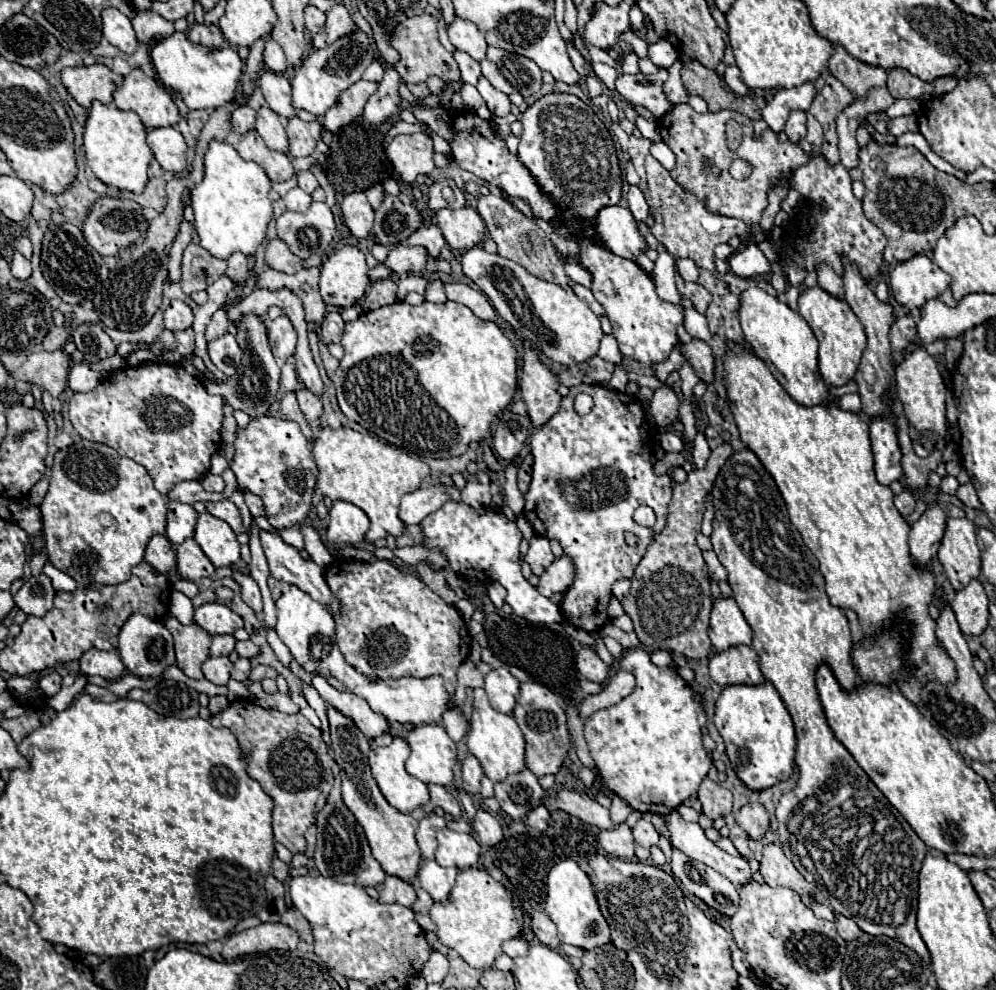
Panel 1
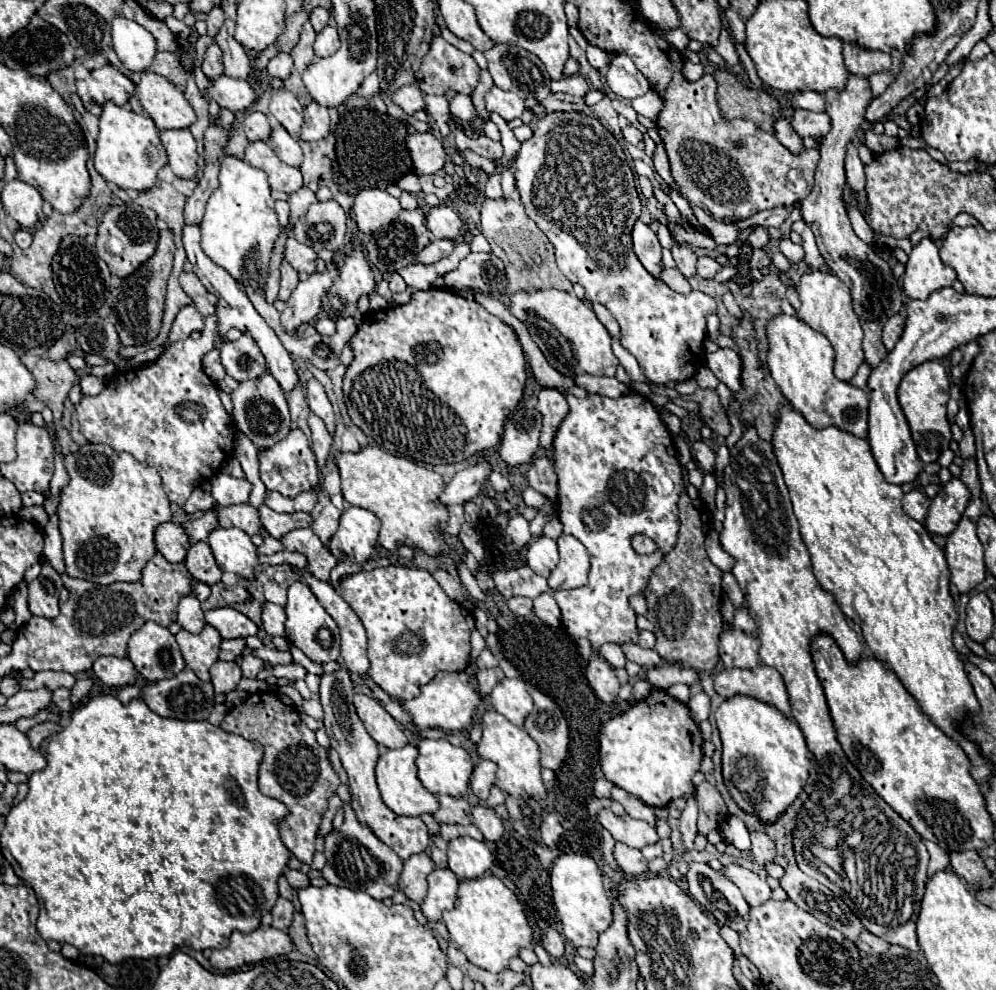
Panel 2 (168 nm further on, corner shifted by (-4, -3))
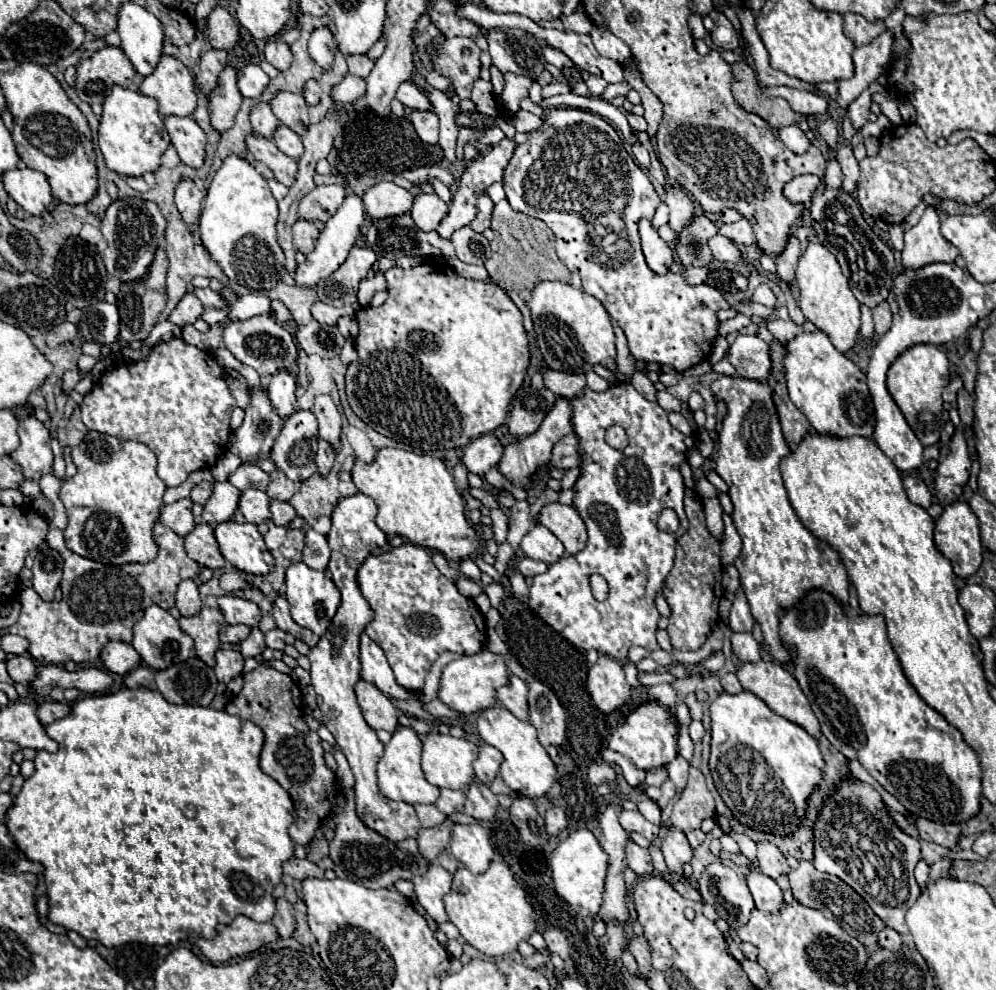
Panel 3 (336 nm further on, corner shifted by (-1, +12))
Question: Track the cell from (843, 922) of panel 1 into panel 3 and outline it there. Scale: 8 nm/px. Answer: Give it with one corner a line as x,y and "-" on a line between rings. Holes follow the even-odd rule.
884,928
884,930
880,932
880,936
878,936
878,944
880,944
882,948
886,948
886,950
896,952
896,950
902,948
902,938
900,938
900,934
898,934
896,930

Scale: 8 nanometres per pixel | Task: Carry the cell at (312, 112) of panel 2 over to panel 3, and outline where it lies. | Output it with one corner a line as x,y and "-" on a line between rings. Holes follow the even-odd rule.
308,80
304,84
304,100
306,100
306,104
316,106
320,102
320,96
322,96
322,88
318,86
318,82
316,80

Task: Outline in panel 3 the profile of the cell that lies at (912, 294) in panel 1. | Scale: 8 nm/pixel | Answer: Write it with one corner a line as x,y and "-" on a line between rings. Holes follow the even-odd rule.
926,208
920,222
904,232
904,250
902,260
904,268
916,270
924,268
924,264
934,262
954,262
958,256
958,248
952,246
940,234
940,216
934,208

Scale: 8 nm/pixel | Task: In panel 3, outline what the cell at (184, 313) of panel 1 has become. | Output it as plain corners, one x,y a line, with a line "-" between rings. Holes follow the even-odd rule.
188,292
182,300
180,300
180,304
176,304
176,308
172,310
172,314
170,314
170,322
172,324
176,324
176,326
184,326
184,324
194,324
200,316
202,316
202,312
204,312
204,306
200,304
200,300
192,294
192,292

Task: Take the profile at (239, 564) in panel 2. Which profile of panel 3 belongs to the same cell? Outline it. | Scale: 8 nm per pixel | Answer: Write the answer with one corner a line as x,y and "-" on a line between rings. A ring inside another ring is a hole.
220,522
214,526
214,536
222,556
238,570
250,574
268,574
274,570
274,558
254,524

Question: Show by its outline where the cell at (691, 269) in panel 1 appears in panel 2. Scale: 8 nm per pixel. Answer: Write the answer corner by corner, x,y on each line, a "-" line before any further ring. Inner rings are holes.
701,255
701,257
699,257
697,273
699,273
701,277
705,277
705,279
713,279
721,269
723,269
723,265
721,265
715,257
711,257
711,255

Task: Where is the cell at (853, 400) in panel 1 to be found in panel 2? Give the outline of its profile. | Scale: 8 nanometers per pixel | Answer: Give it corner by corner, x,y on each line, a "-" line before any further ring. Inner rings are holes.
779,315
767,325
769,337
769,371
793,405
797,413
805,417
815,429
825,429
829,425
843,427
843,431
867,439
867,415
869,415
869,393
853,387
847,381
839,381
833,375
835,351
825,335
813,331
807,323
797,317

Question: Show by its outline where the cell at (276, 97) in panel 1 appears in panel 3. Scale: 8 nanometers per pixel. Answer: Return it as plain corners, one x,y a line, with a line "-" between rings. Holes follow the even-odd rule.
276,92
270,100
274,116
292,128
296,134
304,134
308,126
308,104
304,102
302,94
296,92

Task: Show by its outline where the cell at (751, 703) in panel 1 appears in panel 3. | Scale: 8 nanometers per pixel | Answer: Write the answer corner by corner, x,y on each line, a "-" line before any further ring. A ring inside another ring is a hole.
744,690
740,694
722,692
710,704
712,718
712,754
710,754
710,772
722,800
732,808
734,816
756,830
772,834
792,834
806,810
806,798
810,796
816,782
822,778
822,754
818,742
802,726
778,716
772,712
764,700
756,694

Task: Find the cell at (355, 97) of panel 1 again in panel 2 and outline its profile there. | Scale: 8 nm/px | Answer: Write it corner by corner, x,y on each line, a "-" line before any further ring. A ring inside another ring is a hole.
371,73
369,77
365,77
365,81
363,81
363,85
359,87
357,95
359,95
359,97
371,97
371,95
377,93
377,91
379,91
379,79
377,79
375,73

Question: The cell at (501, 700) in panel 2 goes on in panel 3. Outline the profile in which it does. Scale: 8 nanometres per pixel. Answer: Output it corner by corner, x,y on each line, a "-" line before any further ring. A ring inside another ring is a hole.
510,676
508,684
500,686
496,690
496,698
500,700
500,704
510,710
516,718
520,720
528,720
528,704
526,704
526,696
528,696
528,686
524,680
520,680
518,676

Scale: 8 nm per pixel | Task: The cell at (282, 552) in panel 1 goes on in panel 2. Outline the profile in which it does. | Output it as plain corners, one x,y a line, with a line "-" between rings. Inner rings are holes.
303,571
303,577
315,597
321,601
321,605
331,613
331,617
337,621
341,631
341,657
353,673
357,673
361,679
369,677
369,657
367,657
367,637
363,631
363,625
359,623
359,617
351,607
335,593
331,583
323,583
315,579
313,575

